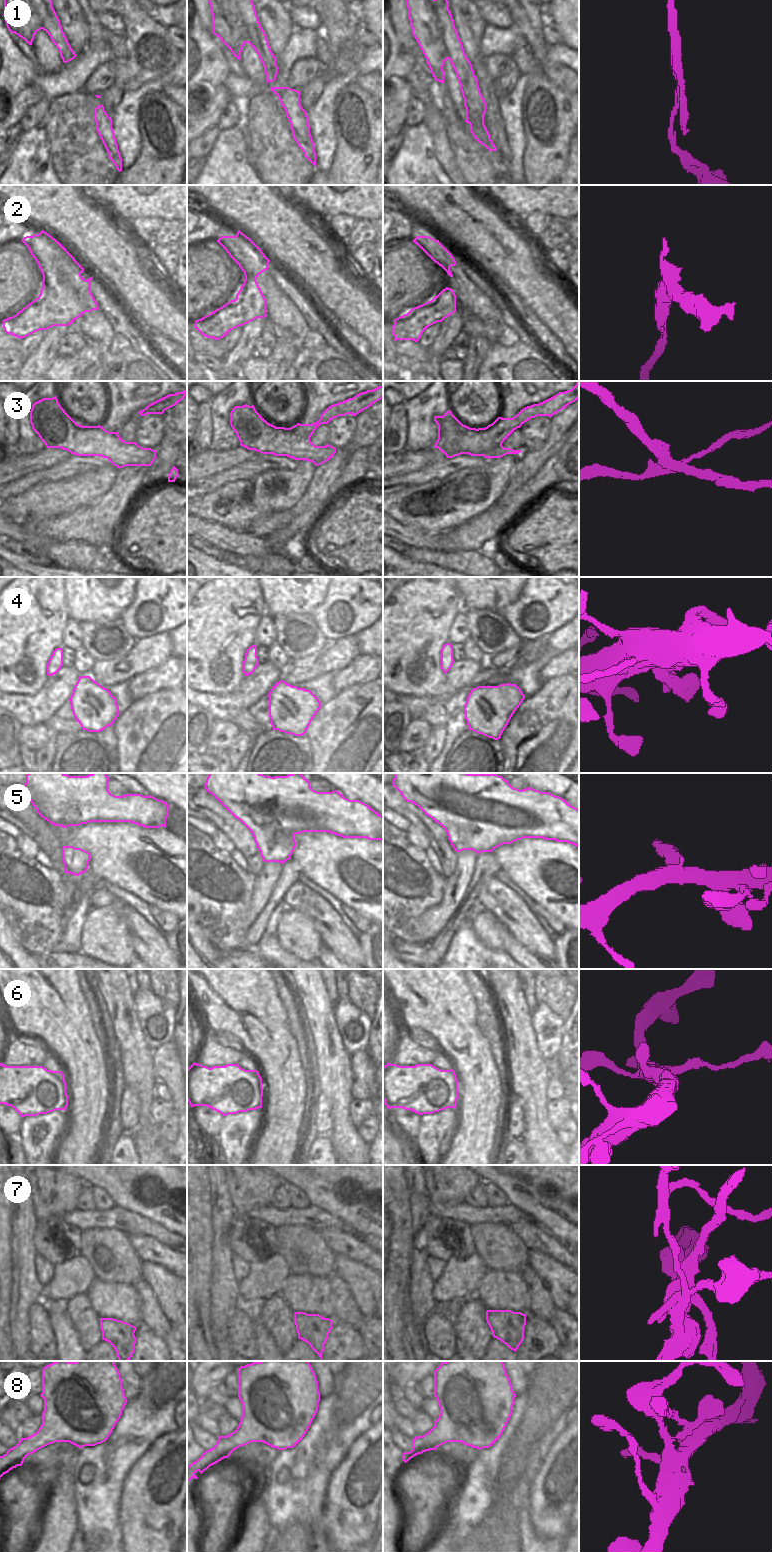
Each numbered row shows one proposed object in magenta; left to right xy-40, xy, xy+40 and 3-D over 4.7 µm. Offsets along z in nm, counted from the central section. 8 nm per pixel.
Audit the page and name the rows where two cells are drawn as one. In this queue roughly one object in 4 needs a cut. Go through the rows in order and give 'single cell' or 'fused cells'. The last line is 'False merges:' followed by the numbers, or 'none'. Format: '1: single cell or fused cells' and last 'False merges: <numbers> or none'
1: single cell
2: single cell
3: fused cells
4: single cell
5: single cell
6: single cell
7: fused cells
8: single cell
False merges: 3, 7

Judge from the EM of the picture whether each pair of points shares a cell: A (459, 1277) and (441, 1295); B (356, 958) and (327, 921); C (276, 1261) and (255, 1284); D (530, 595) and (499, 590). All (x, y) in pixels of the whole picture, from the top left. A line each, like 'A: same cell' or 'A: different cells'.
A: same cell
B: same cell
C: same cell
D: different cells

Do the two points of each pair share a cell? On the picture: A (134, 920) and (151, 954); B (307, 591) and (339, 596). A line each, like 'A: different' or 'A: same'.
A: same
B: different

